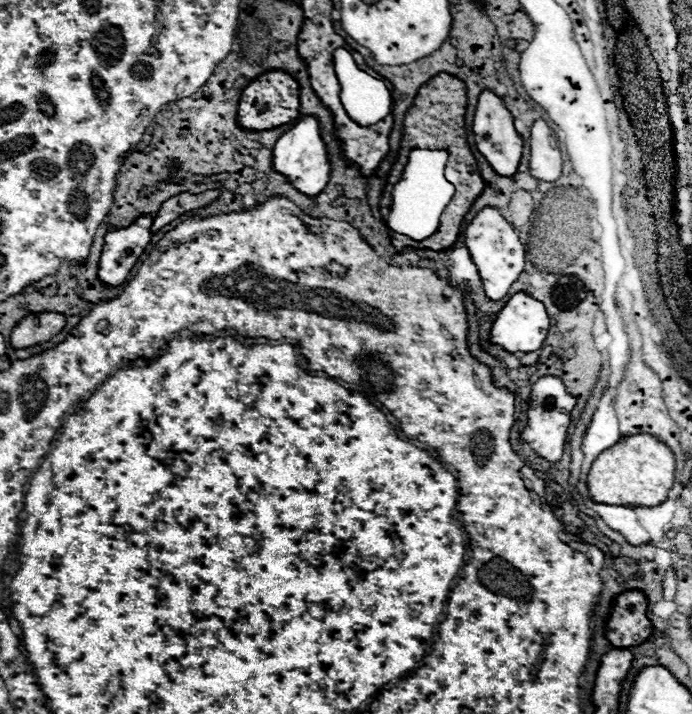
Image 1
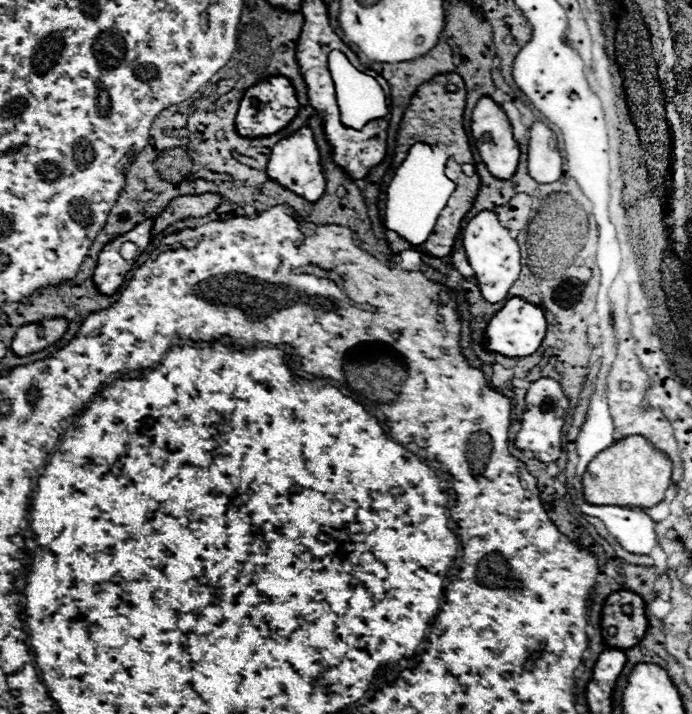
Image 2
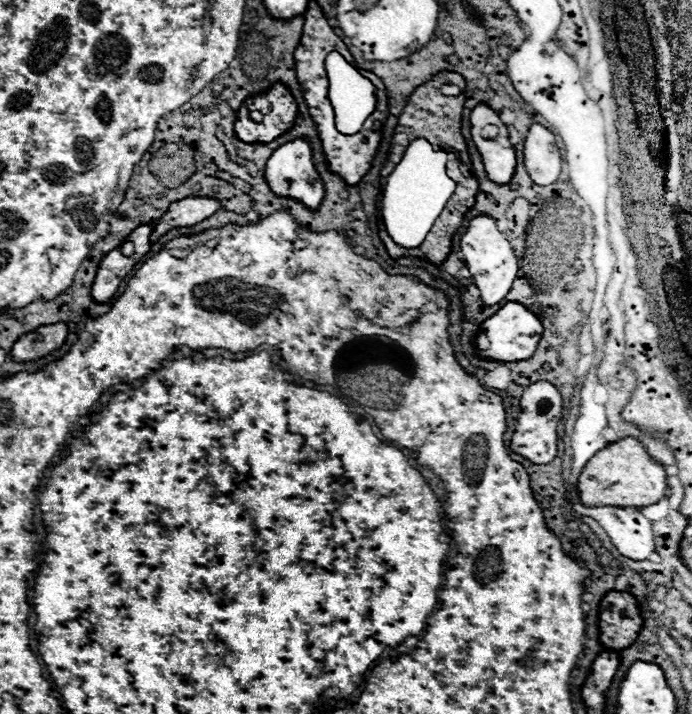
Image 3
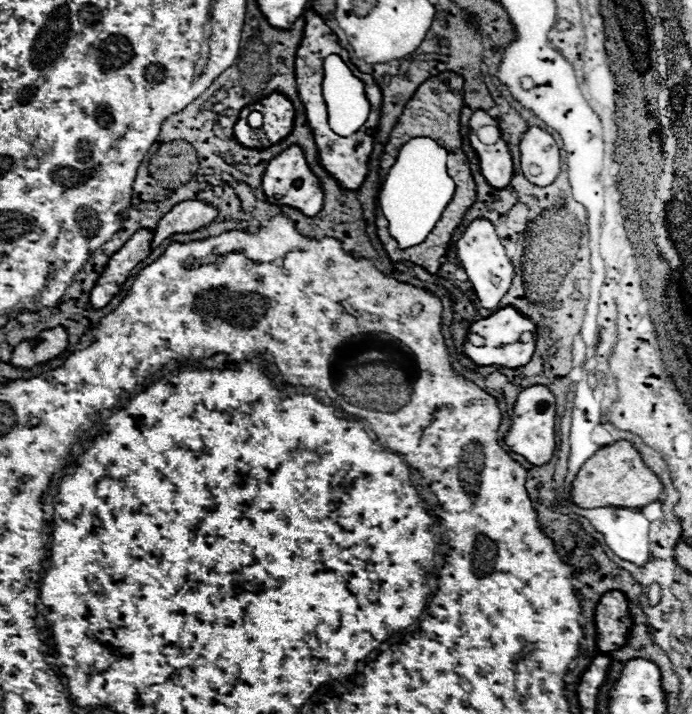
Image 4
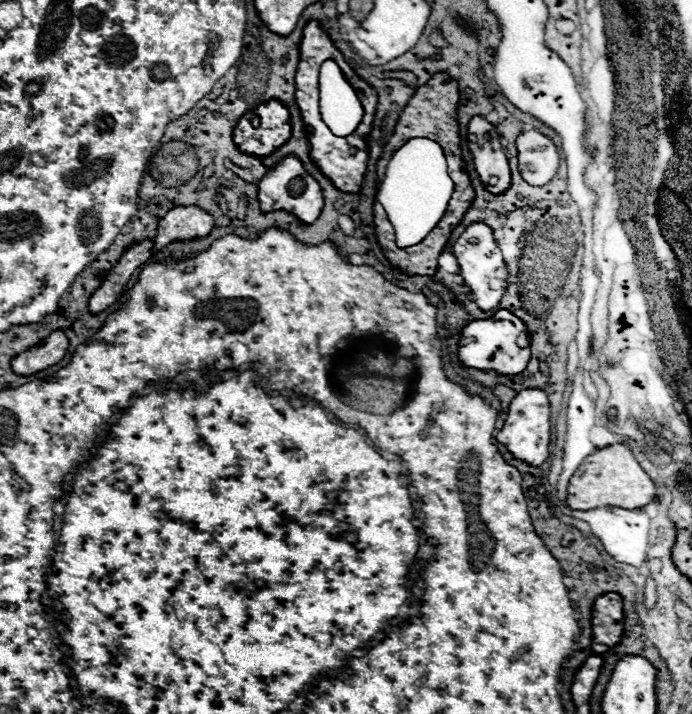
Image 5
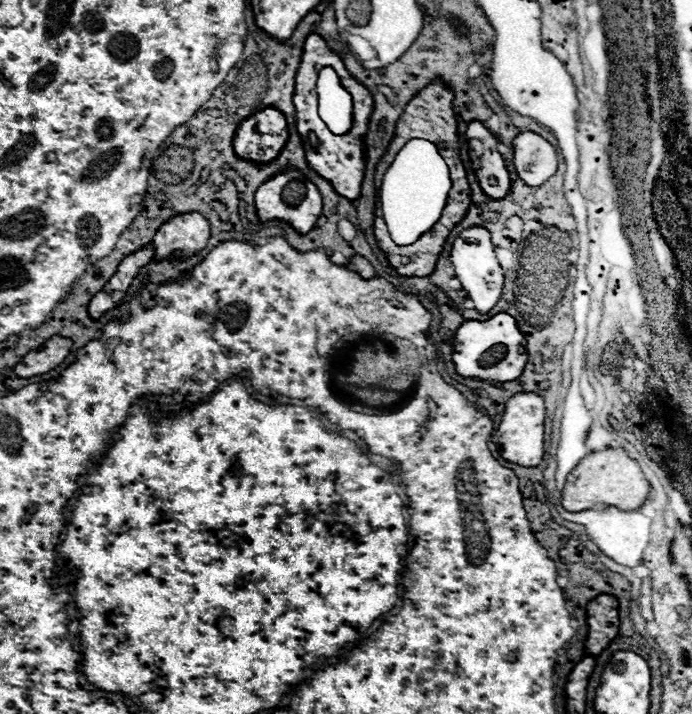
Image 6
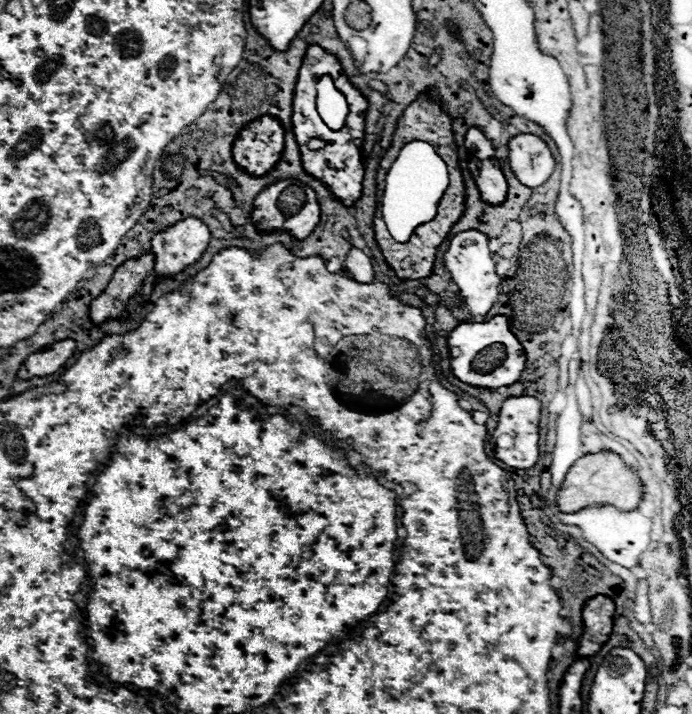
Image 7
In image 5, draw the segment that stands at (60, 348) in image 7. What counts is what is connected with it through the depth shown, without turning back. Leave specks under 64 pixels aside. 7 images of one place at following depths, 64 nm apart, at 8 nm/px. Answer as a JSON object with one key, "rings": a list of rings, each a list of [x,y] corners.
{"rings":[[[52,332],[42,340],[42,344],[36,344],[34,348],[28,348],[26,352],[20,352],[12,360],[12,368],[16,374],[34,374],[38,370],[44,370],[64,358],[68,352],[68,338],[64,332]]]}

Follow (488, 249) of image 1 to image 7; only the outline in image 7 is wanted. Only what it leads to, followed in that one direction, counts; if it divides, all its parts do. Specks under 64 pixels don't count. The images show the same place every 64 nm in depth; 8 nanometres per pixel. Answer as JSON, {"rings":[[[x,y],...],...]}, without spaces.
{"rings":[[[466,230],[466,232],[456,234],[450,242],[444,264],[450,270],[452,280],[458,284],[458,290],[460,290],[464,302],[468,304],[470,314],[474,318],[488,314],[488,310],[494,306],[494,302],[498,300],[498,294],[500,294],[498,292],[500,276],[496,274],[496,264],[492,260],[490,248],[488,248],[488,236],[478,230]]]}

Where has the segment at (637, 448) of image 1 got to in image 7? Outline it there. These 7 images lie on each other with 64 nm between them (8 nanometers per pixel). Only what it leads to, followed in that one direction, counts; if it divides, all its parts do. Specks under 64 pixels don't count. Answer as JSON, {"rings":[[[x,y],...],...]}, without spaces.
{"rings":[[[598,452],[582,456],[566,474],[558,490],[560,512],[578,512],[594,504],[612,504],[618,510],[634,510],[642,500],[642,484],[638,480],[638,468],[628,466],[618,454]]]}

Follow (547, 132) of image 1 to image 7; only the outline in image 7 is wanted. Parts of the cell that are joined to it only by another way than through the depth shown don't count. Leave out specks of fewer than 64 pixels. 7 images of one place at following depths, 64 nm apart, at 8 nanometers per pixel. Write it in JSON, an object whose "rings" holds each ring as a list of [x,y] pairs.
{"rings":[[[518,134],[508,142],[508,150],[512,172],[528,188],[544,184],[556,168],[552,150],[540,136]]]}

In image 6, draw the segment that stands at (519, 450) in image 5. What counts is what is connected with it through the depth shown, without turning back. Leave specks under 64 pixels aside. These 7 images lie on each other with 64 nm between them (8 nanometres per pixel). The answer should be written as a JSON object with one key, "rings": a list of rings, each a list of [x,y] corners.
{"rings":[[[518,392],[506,402],[502,422],[498,430],[492,434],[492,440],[500,444],[502,456],[508,462],[520,466],[538,466],[544,458],[544,420],[546,420],[544,398],[538,396],[536,392]]]}

